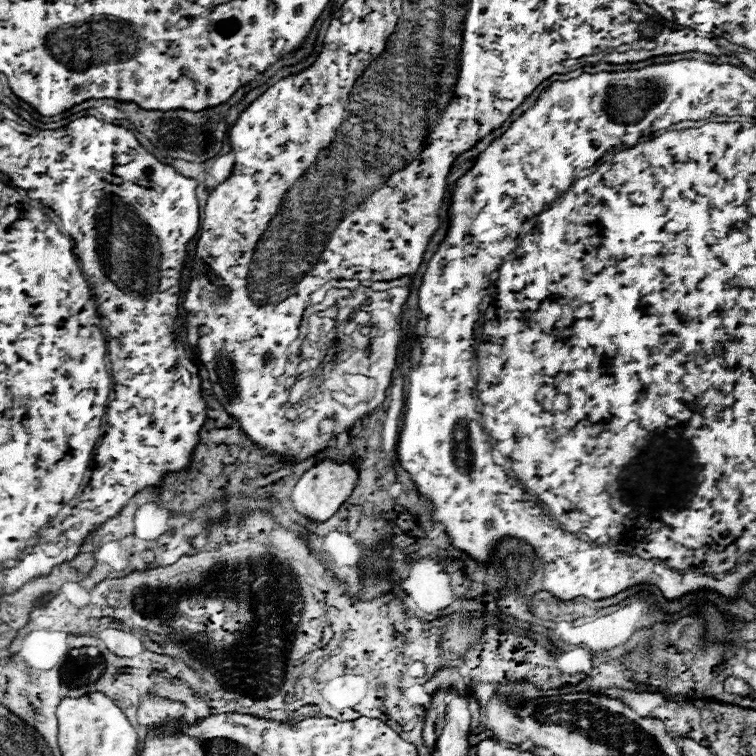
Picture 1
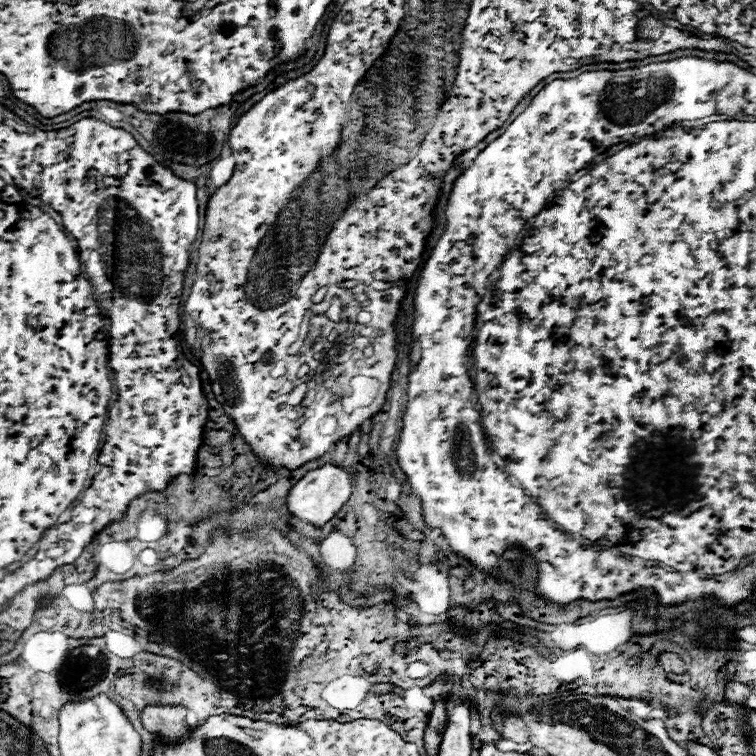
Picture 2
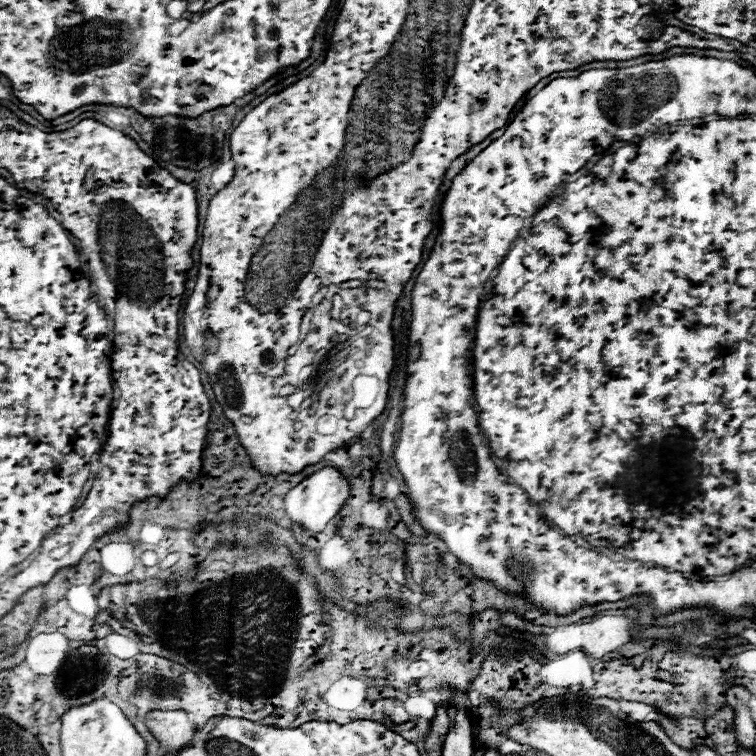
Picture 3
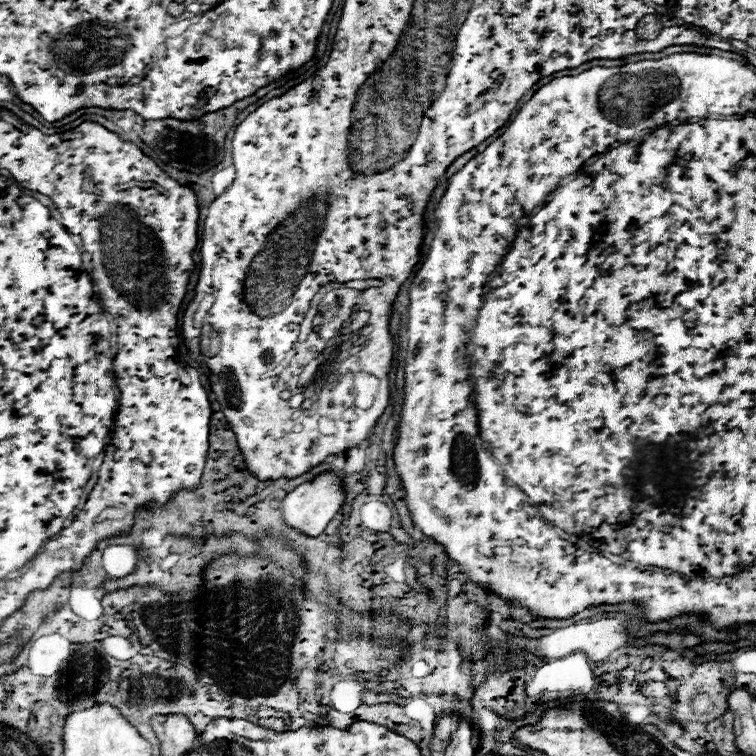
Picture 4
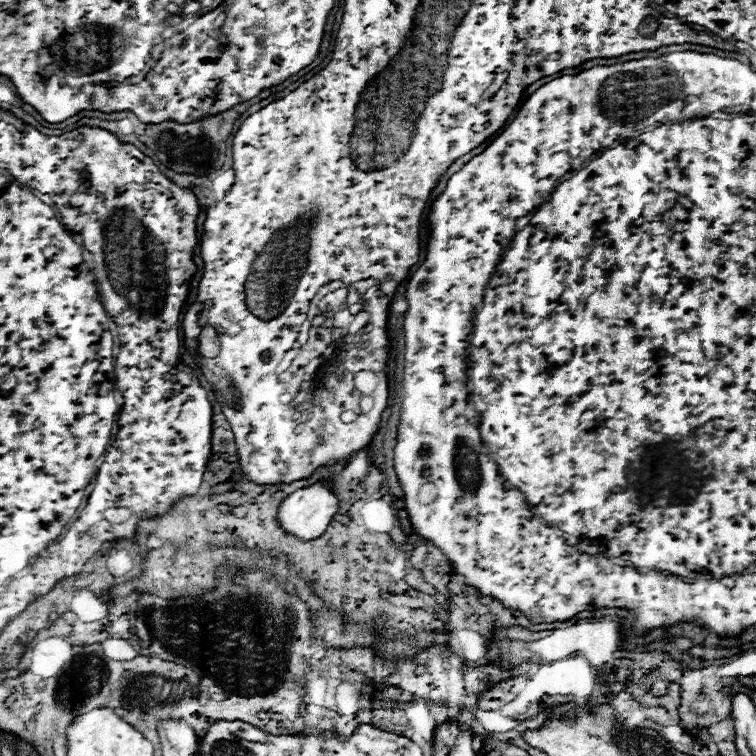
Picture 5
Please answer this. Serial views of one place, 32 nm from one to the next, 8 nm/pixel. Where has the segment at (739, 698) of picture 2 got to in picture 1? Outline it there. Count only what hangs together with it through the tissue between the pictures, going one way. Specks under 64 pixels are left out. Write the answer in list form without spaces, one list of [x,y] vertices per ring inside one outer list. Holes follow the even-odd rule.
[[[726,678],[726,682],[724,682],[724,692],[726,694],[730,694],[730,696],[734,696],[734,698],[746,698],[752,690],[750,690],[750,686],[746,684],[746,682],[742,682],[742,680],[738,680],[738,678]]]

